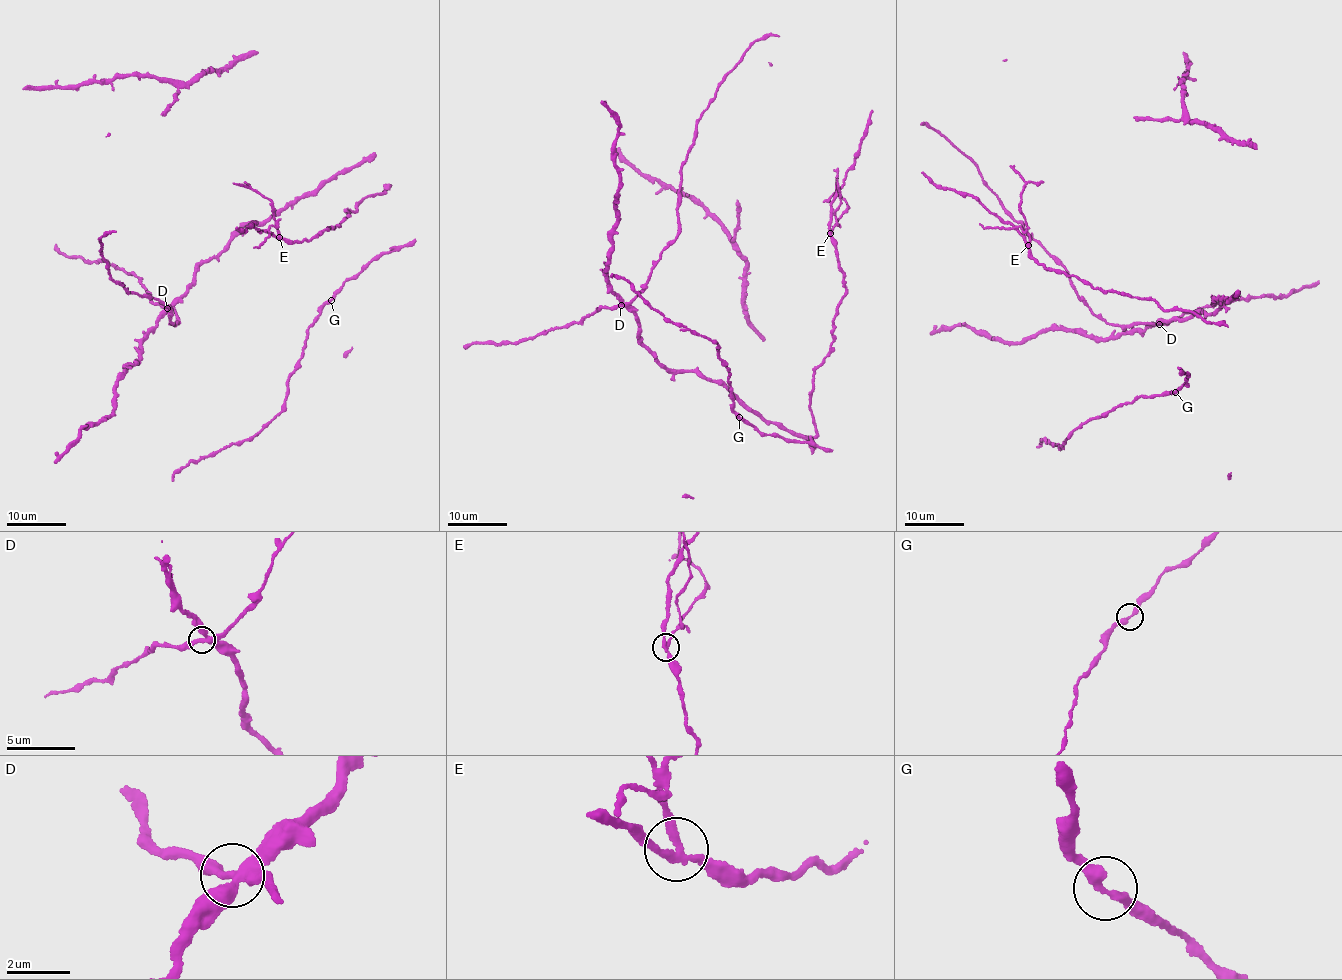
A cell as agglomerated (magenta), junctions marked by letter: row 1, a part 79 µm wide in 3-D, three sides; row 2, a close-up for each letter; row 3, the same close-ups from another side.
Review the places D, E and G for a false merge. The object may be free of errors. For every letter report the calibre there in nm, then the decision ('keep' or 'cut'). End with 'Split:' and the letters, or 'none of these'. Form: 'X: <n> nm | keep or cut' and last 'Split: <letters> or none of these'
D: 280 nm | keep
E: 240 nm | cut
G: 320 nm | keep
Split: E

